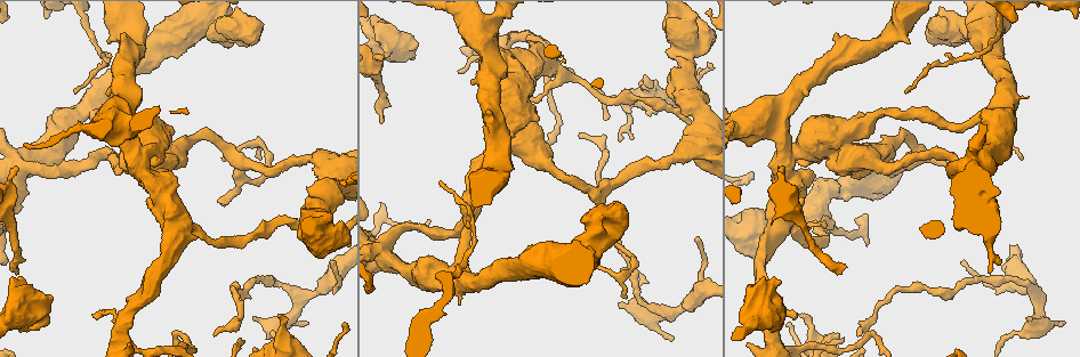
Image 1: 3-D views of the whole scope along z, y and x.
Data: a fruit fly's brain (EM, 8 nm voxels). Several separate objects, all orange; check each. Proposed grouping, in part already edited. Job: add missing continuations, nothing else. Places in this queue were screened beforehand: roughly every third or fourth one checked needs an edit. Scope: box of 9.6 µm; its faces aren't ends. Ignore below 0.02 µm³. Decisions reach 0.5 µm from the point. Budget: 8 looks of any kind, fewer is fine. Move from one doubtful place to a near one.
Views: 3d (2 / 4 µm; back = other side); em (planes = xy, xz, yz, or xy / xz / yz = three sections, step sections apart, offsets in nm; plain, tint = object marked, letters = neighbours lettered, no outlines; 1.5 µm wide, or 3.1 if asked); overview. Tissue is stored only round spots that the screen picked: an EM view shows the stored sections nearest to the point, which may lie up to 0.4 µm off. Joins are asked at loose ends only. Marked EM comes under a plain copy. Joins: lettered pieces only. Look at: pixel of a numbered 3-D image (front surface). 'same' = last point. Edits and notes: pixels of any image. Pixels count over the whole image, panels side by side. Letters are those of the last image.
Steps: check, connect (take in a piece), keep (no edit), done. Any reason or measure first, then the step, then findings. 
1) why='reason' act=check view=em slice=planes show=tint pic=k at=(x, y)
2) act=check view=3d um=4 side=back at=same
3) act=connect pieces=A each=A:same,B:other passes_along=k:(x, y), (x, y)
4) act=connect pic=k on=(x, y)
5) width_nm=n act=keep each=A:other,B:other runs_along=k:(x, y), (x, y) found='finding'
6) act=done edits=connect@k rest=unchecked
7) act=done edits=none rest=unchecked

why='branch stops here' act=check view=em slice=planes show=letters pic=1 at=(15, 165)

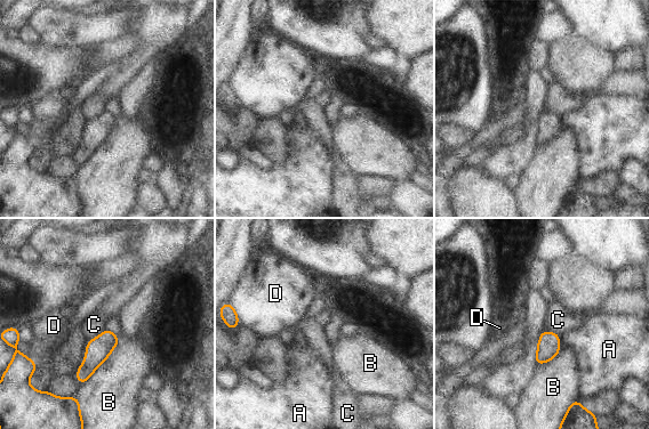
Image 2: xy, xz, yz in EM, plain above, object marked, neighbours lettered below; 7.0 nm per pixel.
width_nm=160 act=keep each=A:other,B:other,C:other,D:other border=2:(105, 328), (101, 333), (88, 340) found='none of them fits'

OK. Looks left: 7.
why='free end' act=check view=3d um=2 pic=1 at=(213, 333)

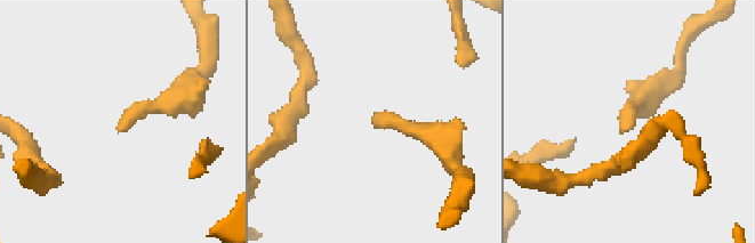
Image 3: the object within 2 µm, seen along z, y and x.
act=check view=em slice=planes show=tint pic=3 at=(118, 134)

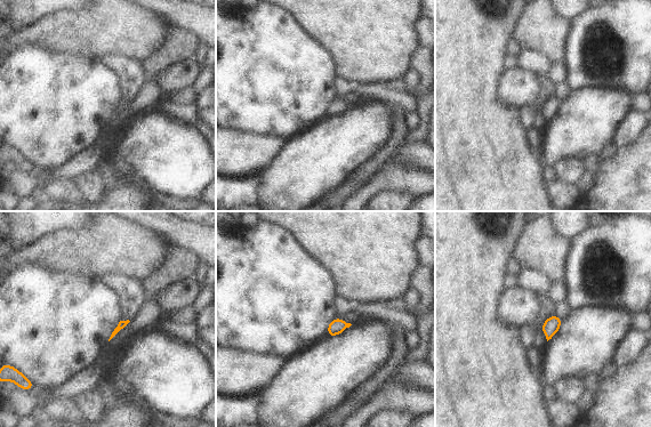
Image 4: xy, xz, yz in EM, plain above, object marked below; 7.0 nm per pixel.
why='see the neighbours' act=check view=em slice=planes show=letters at=same

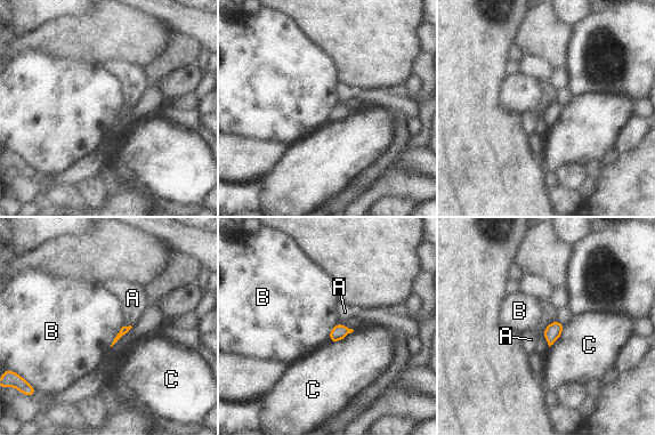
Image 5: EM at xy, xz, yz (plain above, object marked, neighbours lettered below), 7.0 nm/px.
act=keep each=A:other,B:other,C:other border=5:(338, 322), (329, 335), (330, 341) found='no lettered piece goes on from it'

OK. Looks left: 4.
why='an open end' act=check view=em slice=xy step=4 show=tint pic=1 at=(380, 116)

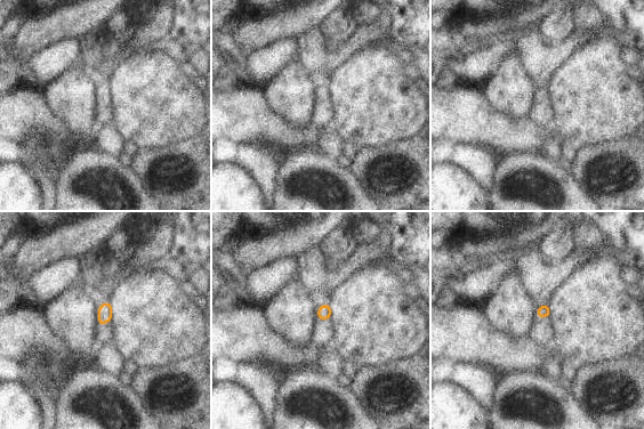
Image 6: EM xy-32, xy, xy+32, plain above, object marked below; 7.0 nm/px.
act=check view=em slice=planes show=letters at=same

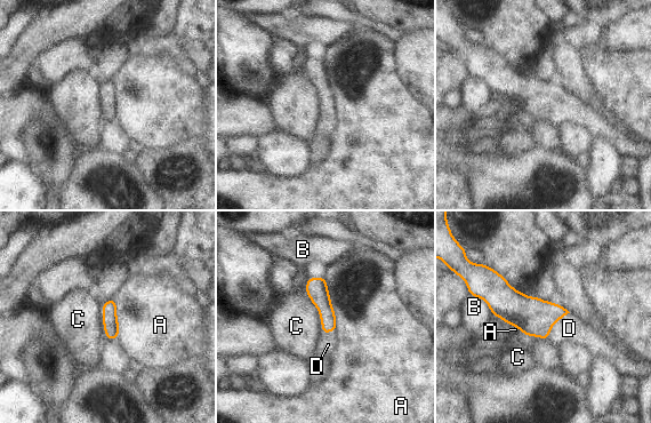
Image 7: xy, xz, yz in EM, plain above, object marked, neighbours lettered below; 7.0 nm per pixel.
act=connect pieces=D each=A:other,B:other,C:other,D:same passes_along=7:(533, 317), (553, 324), (569, 328) found='the neuron continues'

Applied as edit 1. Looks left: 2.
act=done edits=connect@7 rest=unchecked

